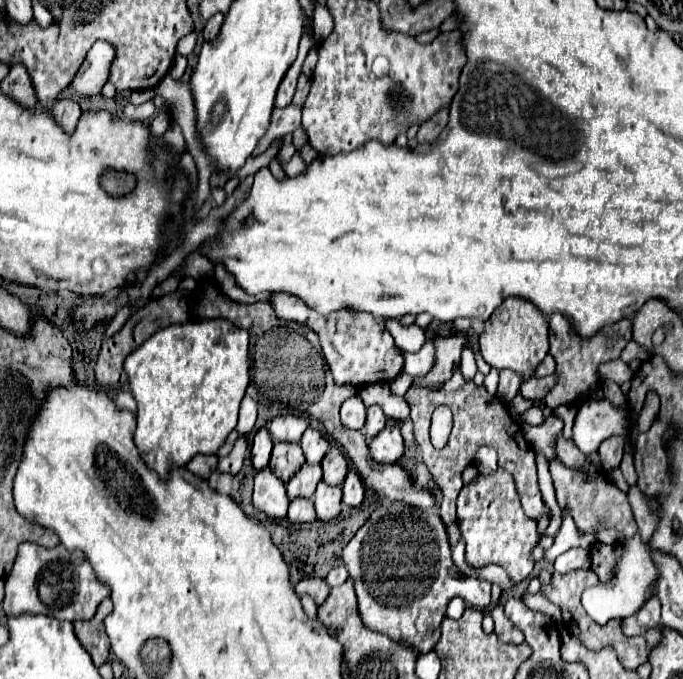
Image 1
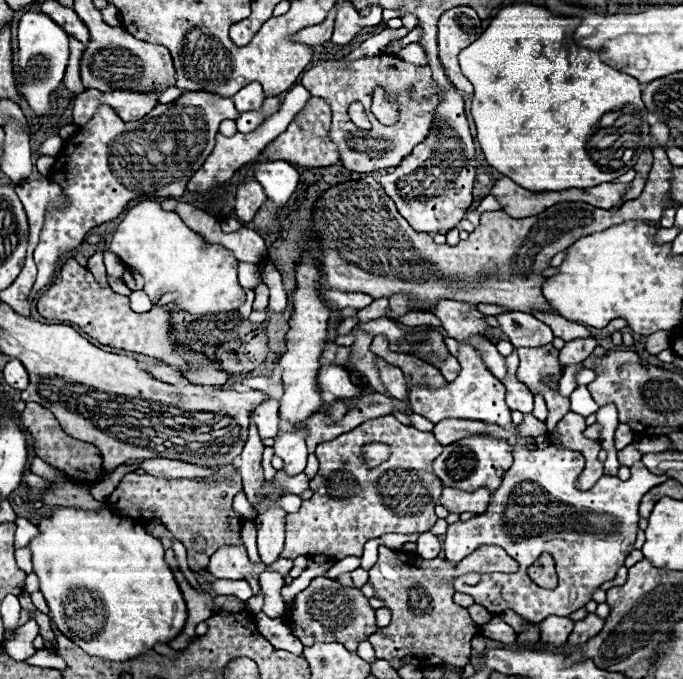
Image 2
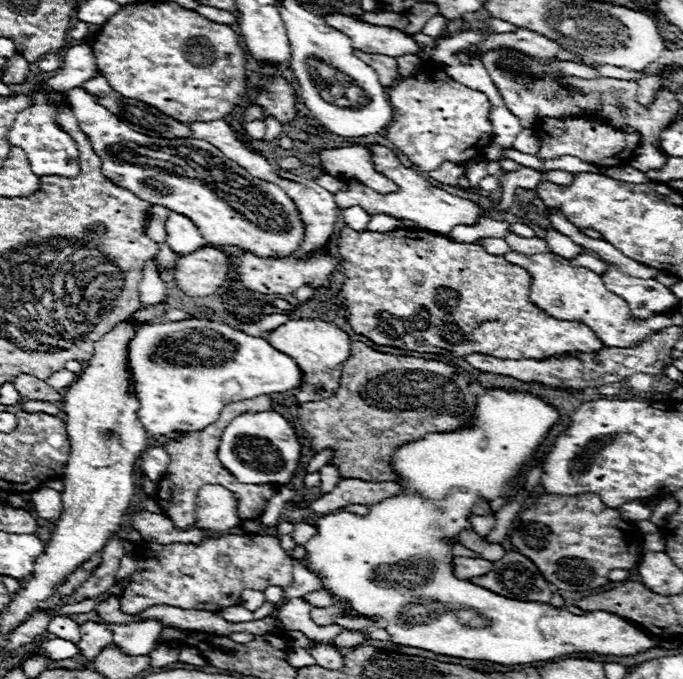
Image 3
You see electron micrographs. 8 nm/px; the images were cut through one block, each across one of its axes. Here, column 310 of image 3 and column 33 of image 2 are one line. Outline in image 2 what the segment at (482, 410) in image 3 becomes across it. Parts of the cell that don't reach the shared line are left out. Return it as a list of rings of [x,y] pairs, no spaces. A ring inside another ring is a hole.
[[[58,506],[50,518],[42,518],[38,522],[38,530],[38,536],[30,542],[30,550],[34,572],[40,580],[40,592],[44,594],[50,608],[48,616],[56,628],[82,650],[98,658],[124,662],[140,656],[158,642],[170,642],[172,636],[180,632],[186,616],[180,588],[164,560],[164,548],[160,540],[150,536],[142,524],[112,512],[108,506],[96,512]]]

